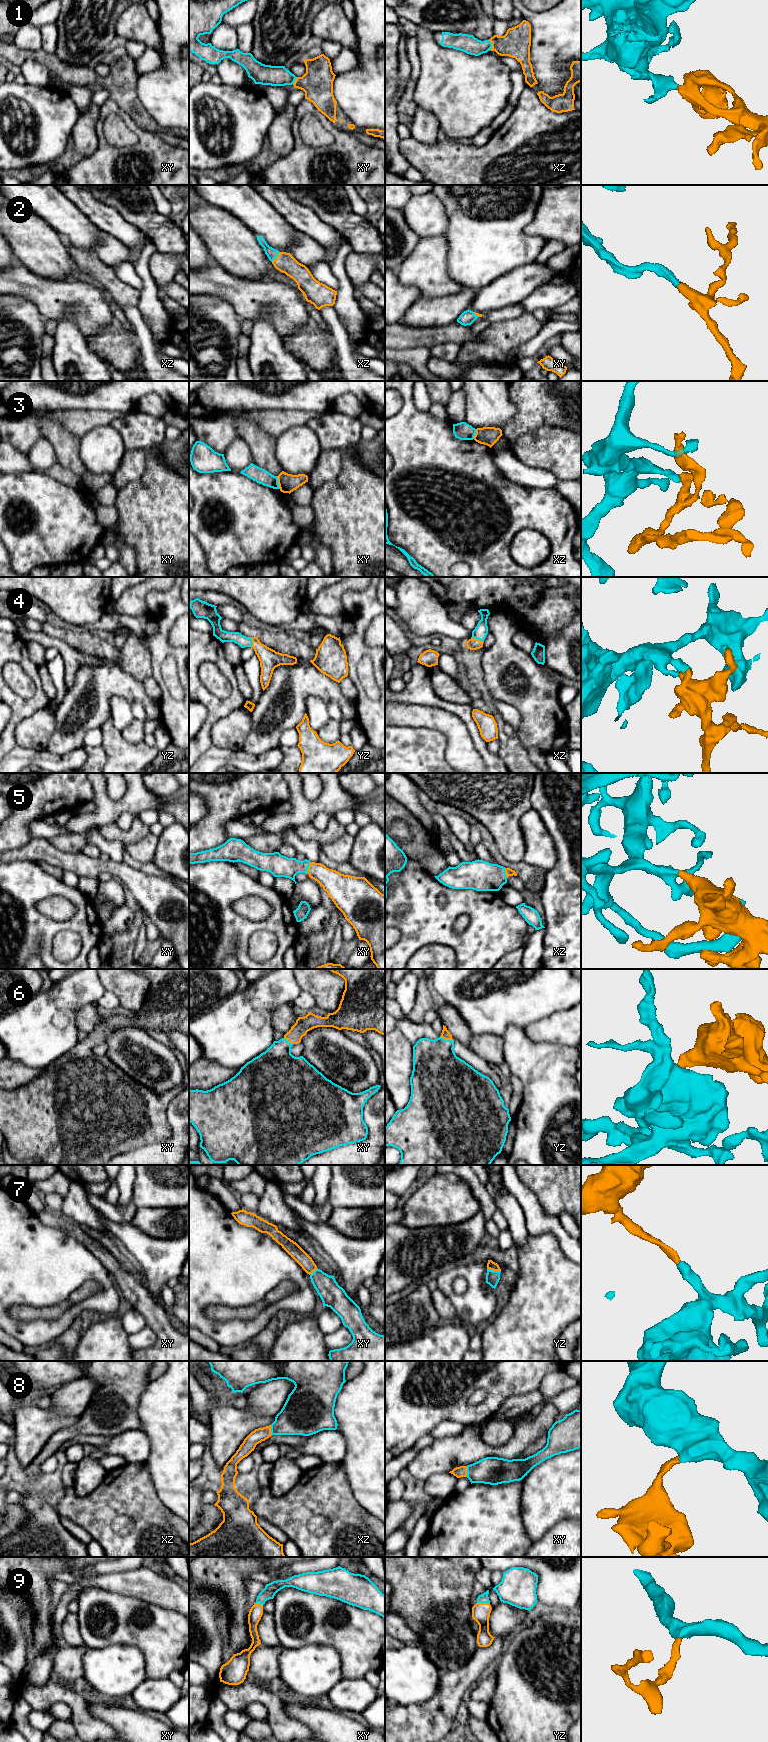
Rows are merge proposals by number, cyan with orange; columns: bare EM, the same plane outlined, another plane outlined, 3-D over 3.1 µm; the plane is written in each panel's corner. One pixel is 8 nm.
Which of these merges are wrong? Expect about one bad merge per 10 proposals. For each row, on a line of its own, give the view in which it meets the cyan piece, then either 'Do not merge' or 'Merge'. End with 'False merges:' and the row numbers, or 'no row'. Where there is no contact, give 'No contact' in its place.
1: Touches cyan in xz. Merge
2: Touches cyan in xz. Merge
3: Touches cyan in xy. Do not merge
4: Touches cyan in xz. Merge
5: Touches cyan in xy. Merge
6: Touches cyan in yz. Merge
7: Touches cyan in yz. Merge
8: Touches cyan in xy. Merge
9: Touches cyan in yz. Merge
False merges: 3

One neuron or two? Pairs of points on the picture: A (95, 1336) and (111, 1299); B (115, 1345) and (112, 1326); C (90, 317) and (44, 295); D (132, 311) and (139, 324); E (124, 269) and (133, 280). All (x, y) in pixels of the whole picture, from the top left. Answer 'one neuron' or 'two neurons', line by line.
A: two neurons
B: one neuron
C: one neuron
D: one neuron
E: one neuron

